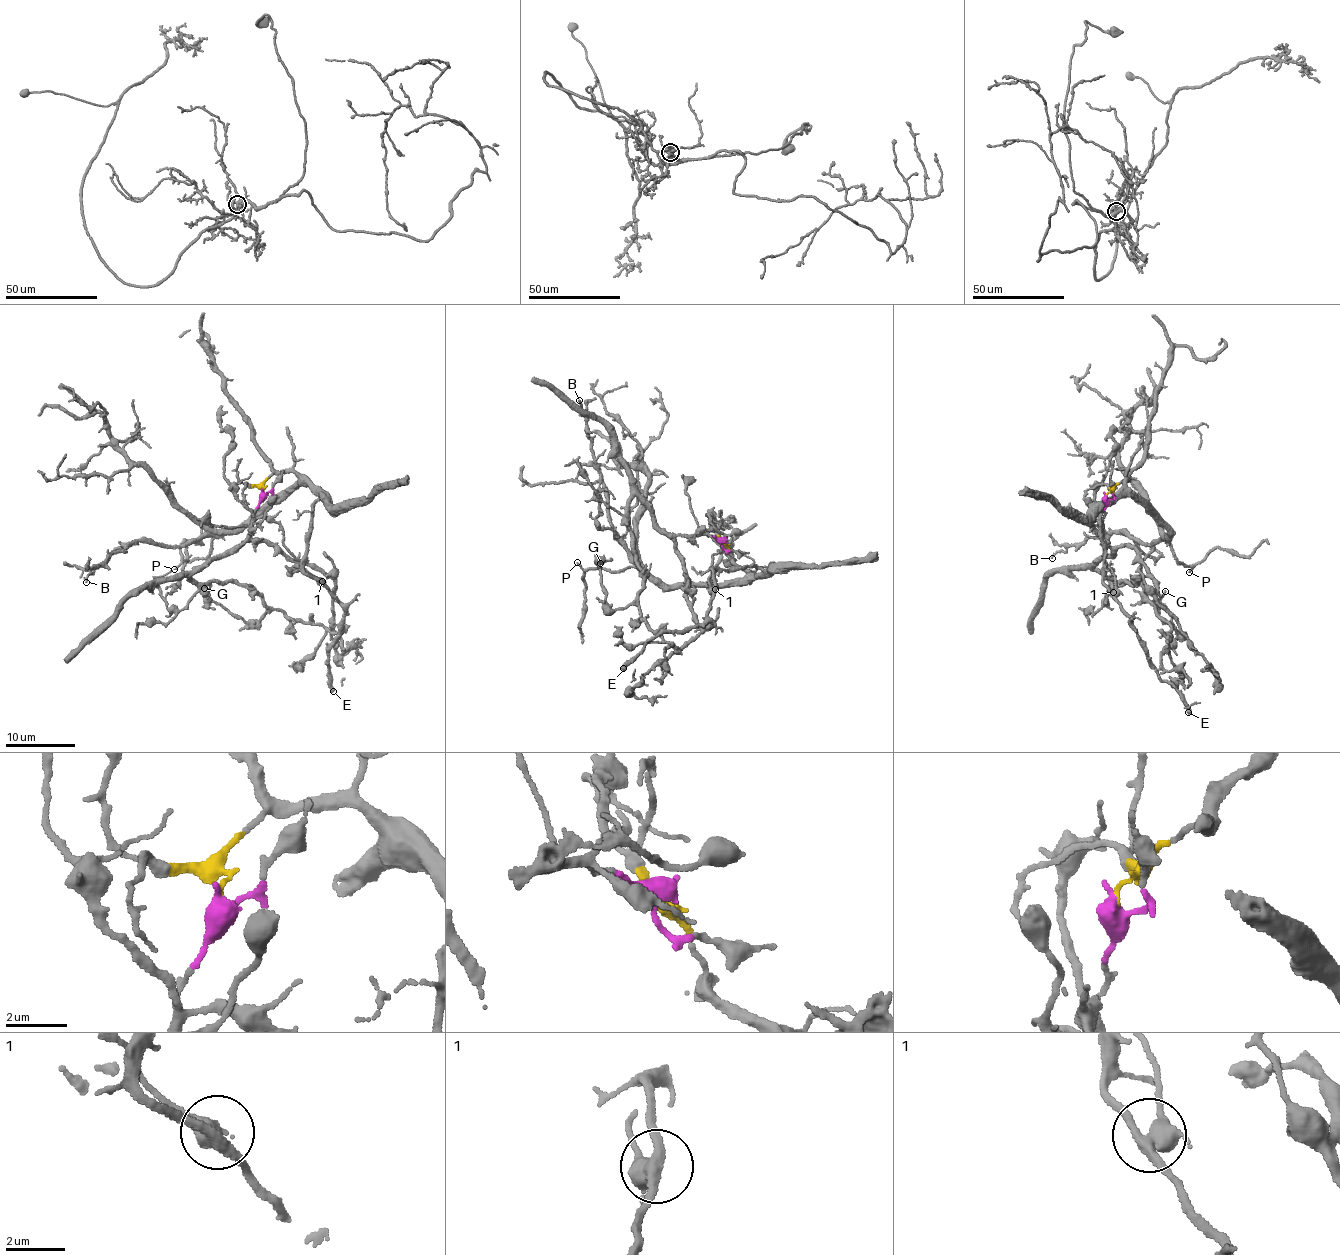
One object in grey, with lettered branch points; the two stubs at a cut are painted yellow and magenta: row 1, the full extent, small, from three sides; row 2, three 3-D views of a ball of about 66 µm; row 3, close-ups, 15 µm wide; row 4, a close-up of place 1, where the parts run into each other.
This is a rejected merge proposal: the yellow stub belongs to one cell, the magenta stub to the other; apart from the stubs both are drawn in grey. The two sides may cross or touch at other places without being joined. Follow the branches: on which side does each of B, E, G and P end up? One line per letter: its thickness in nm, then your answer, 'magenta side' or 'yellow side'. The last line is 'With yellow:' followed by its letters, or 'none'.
B: 130 nm thick; yellow side
E: 420 nm thick; yellow side
G: 130 nm thick; magenta side
P: 120 nm thick; yellow side
With yellow: B, E, P

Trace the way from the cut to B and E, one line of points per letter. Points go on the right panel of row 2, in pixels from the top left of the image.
B: (1107, 495), (1126, 481), (1169, 528), (1167, 536), (1150, 544), (1107, 532), (1087, 537), (1052, 558)
E: (1107, 495), (1127, 480), (1102, 512), (1103, 579), (1134, 627), (1157, 676), (1175, 688), (1188, 713)

